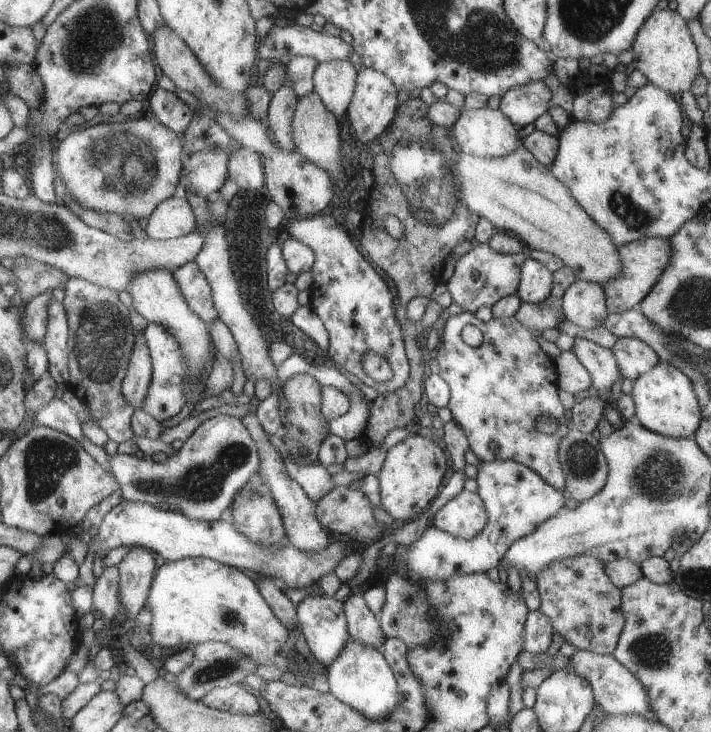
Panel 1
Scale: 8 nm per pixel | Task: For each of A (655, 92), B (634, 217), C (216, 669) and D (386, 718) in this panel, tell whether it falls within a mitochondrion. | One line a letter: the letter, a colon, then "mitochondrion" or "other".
A: other
B: mitochondrion
C: mitochondrion
D: other

